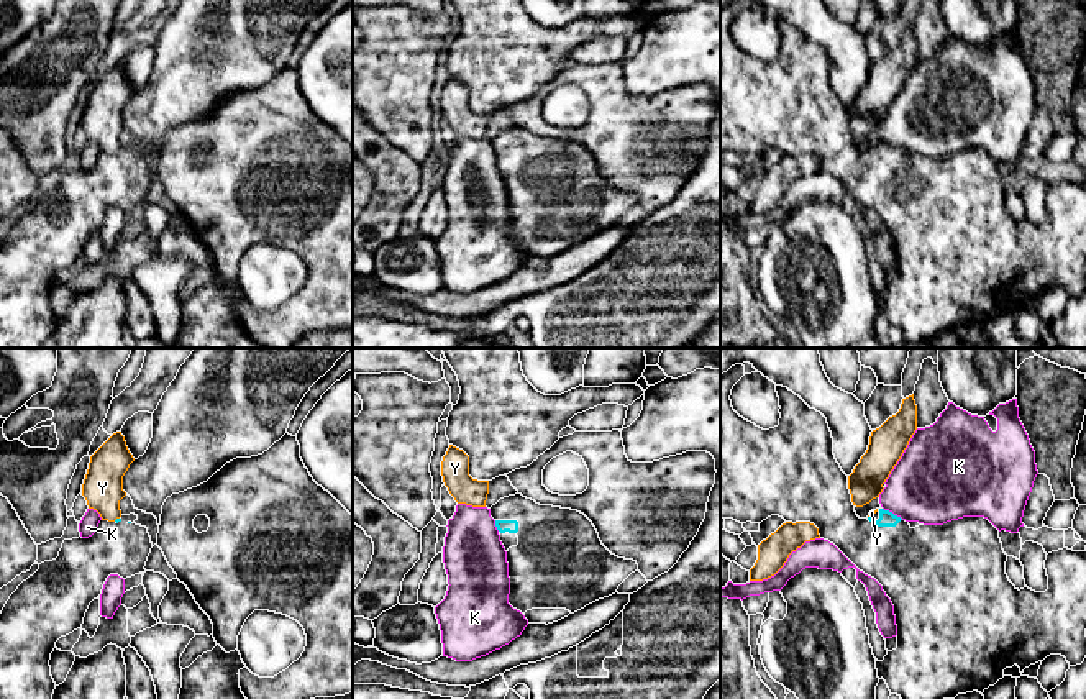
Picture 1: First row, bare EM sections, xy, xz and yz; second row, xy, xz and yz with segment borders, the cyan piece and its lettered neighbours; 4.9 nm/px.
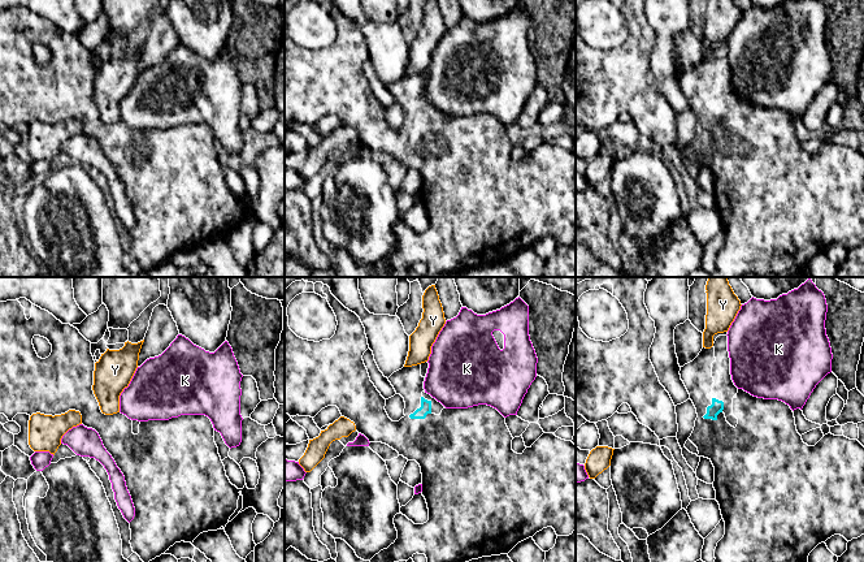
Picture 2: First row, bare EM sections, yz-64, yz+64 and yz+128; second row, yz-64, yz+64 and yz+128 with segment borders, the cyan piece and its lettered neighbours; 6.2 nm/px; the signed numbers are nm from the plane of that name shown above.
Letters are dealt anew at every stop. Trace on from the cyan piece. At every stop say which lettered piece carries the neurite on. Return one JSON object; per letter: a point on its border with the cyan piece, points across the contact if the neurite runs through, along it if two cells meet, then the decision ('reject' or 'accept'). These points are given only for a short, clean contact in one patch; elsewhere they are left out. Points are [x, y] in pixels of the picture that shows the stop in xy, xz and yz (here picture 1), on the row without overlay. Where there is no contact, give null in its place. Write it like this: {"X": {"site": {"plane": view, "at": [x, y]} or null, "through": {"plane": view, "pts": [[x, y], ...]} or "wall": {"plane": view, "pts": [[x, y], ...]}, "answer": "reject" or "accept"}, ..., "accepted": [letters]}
{"K": {"site": {"plane": "yz", "at": [891, 145]}, "wall": {"plane": "yz", "pts": [[883, 140], [903, 151]]}, "answer": "reject"}, "Y": {"site": {"plane": "xy", "at": [117, 151]}, "wall": {"plane": "xy", "pts": [[118, 150], [114, 153]]}, "answer": "reject"}, "accepted": []}

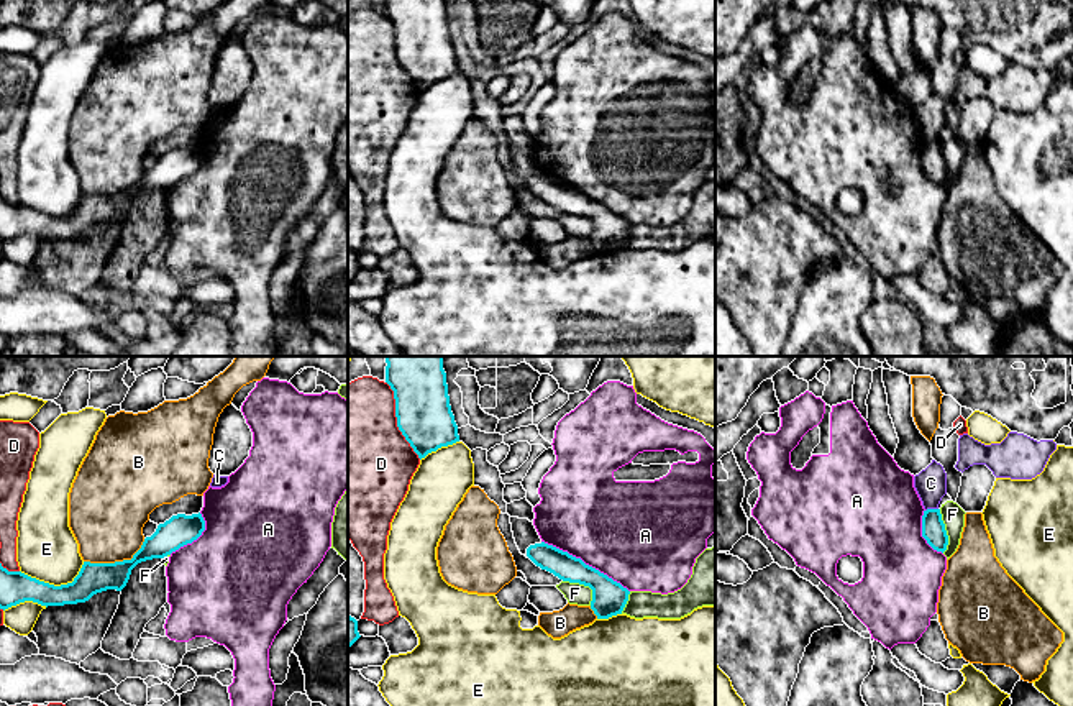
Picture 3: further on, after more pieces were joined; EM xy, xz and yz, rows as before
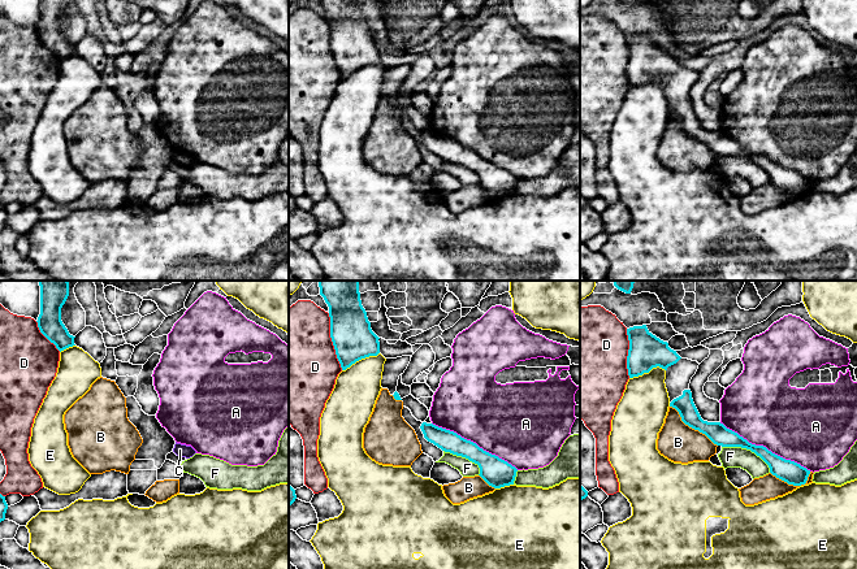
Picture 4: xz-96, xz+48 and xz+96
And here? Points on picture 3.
{"A": {"site": {"plane": "xz", "at": [584, 196]}, "answer": "reject"}, "B": {"site": {"plane": "xy", "at": [117, 194]}, "answer": "reject"}, "C": {"site": {"plane": "yz", "at": [931, 142]}, "answer": "reject"}, "D": {"site": {"plane": "xz", "at": [397, 53]}, "answer": "reject"}, "E": {"site": {"plane": "xy", "at": [53, 217]}, "answer": "reject"}, "F": {"site": {"plane": "xz", "at": [584, 217]}, "answer": "reject"}, "accepted": []}

